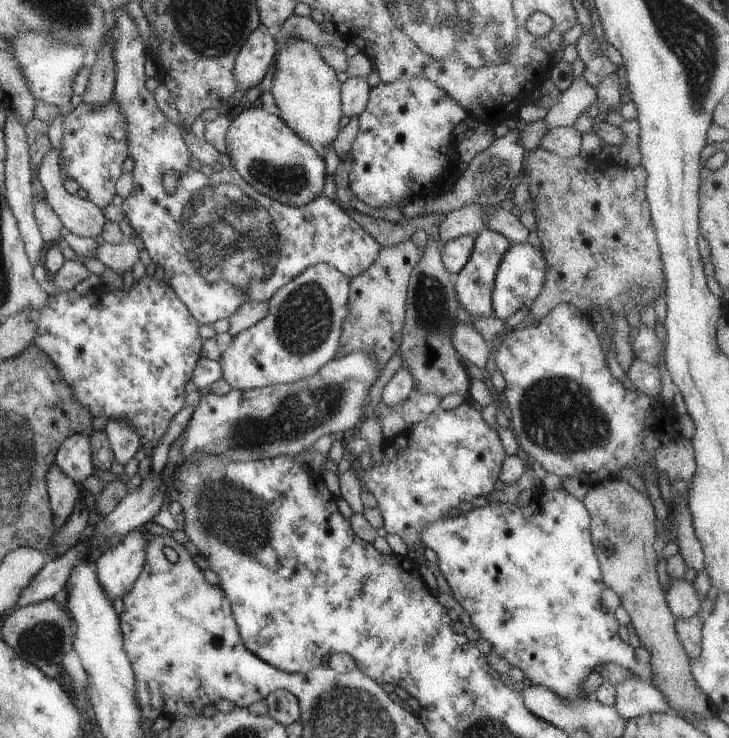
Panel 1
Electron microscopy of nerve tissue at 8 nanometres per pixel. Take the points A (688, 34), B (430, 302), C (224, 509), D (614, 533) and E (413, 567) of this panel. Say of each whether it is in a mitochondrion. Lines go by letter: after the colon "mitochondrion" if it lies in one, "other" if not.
A: mitochondrion
B: mitochondrion
C: mitochondrion
D: mitochondrion
E: other

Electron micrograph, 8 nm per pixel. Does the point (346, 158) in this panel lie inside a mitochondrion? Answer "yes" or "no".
no

